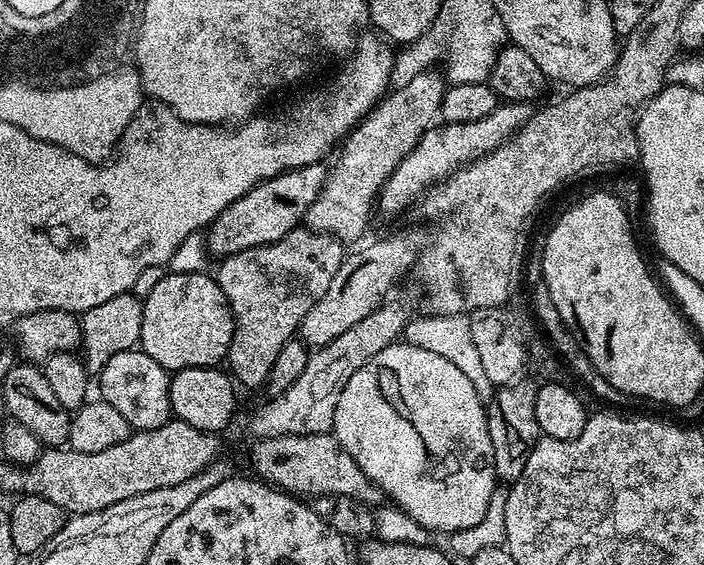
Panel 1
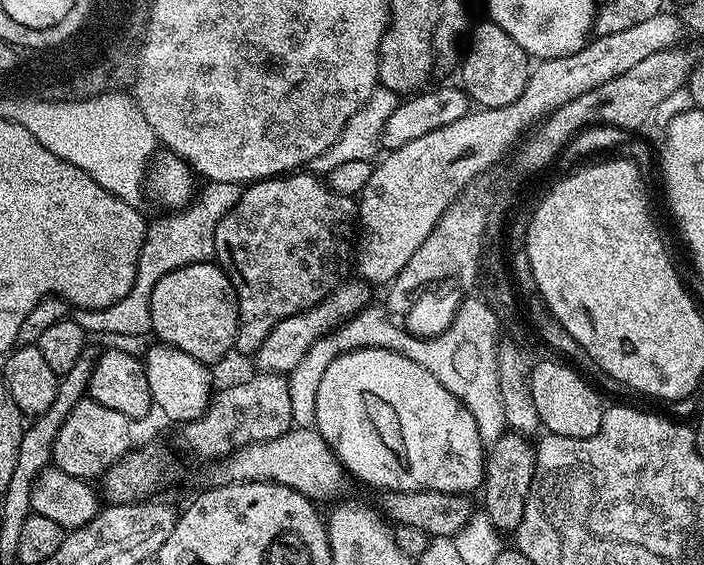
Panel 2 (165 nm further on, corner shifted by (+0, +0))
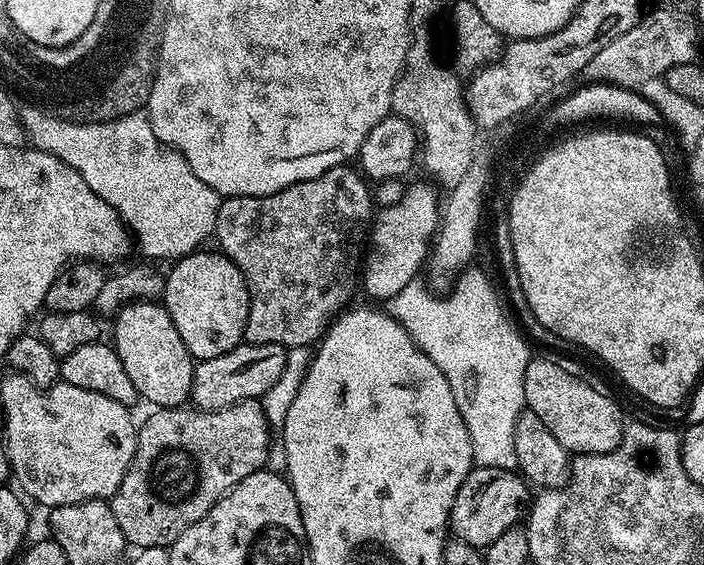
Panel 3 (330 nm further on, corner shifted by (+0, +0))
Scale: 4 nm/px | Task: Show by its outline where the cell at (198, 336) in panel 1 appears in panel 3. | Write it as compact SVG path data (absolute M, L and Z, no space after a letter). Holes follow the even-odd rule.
M197 250L181 256L164 276L162 303L193 361L218 358L244 340L250 298L242 270L219 250Z

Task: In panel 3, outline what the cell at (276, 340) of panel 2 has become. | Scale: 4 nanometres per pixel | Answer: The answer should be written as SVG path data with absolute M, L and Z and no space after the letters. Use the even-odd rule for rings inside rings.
M241 342L237 348L218 358L199 361L192 370L191 403L201 412L213 412L243 400L255 400L266 394L286 366L288 349L281 344L249 344Z

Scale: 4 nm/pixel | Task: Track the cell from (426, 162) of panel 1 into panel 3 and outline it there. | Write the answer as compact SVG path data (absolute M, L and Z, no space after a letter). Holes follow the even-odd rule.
M431 183L428 184L410 185L401 194L397 204L381 212L379 209L371 225L370 247L362 260L362 288L374 299L380 300L376 302L387 302L411 280L417 279L421 275L420 267L429 259L430 245L438 231L442 208L439 203L436 205L437 189Z

